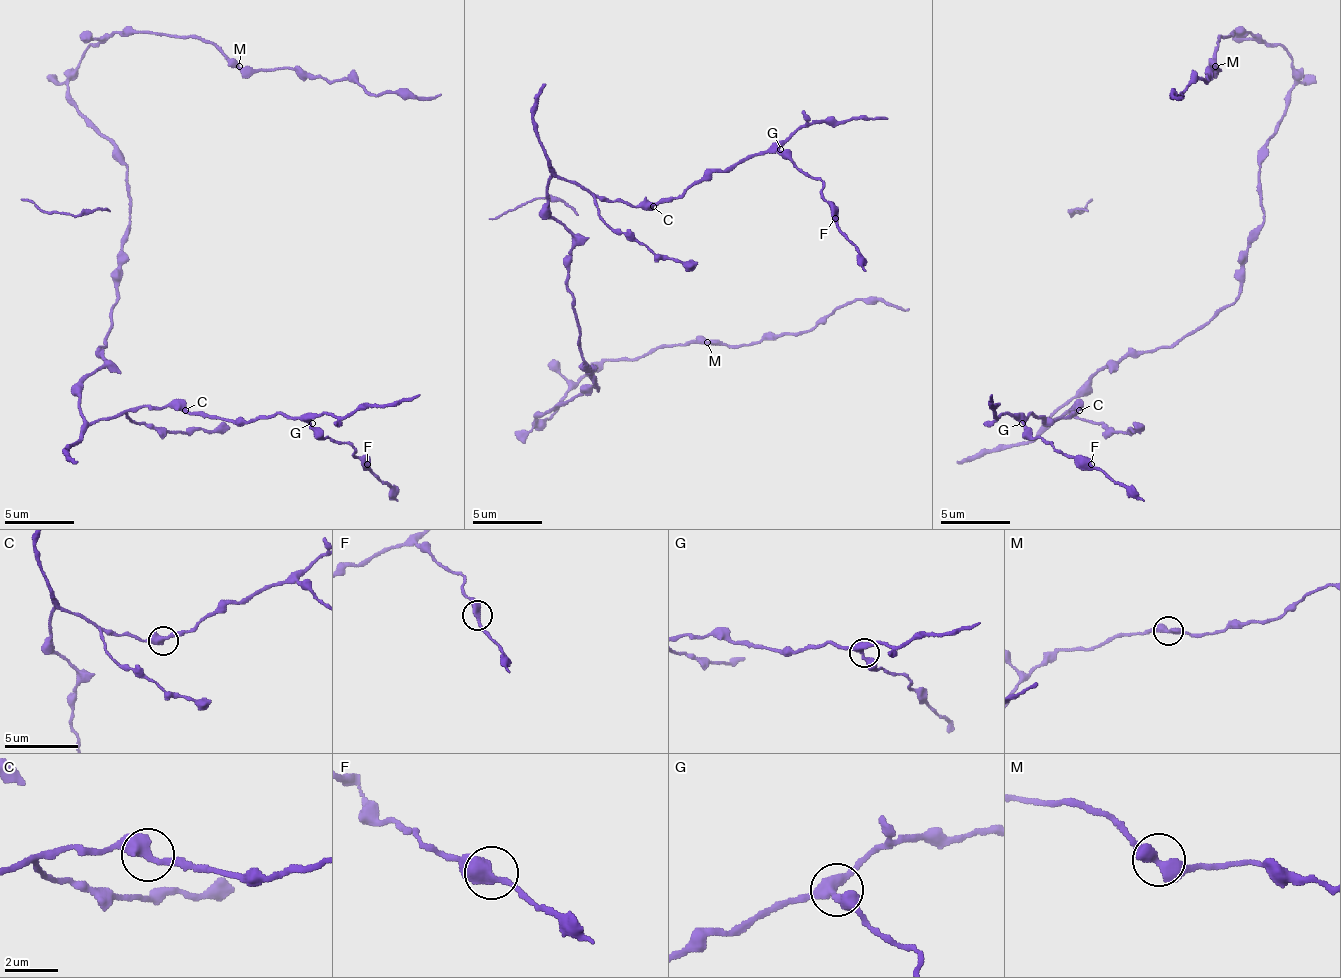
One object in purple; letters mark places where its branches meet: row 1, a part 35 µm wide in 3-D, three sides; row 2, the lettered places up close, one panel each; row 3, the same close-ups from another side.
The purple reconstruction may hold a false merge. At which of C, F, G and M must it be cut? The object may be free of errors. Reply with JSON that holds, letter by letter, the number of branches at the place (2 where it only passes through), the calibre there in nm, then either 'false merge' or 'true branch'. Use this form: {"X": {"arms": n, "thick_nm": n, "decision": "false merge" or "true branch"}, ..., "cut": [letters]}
{"C": {"arms": 2, "thick_nm": 440, "decision": "true branch"}, "F": {"arms": 2, "thick_nm": 460, "decision": "true branch"}, "G": {"arms": 3, "thick_nm": 360, "decision": "true branch"}, "M": {"arms": 2, "thick_nm": 440, "decision": "true branch"}, "cut": []}

